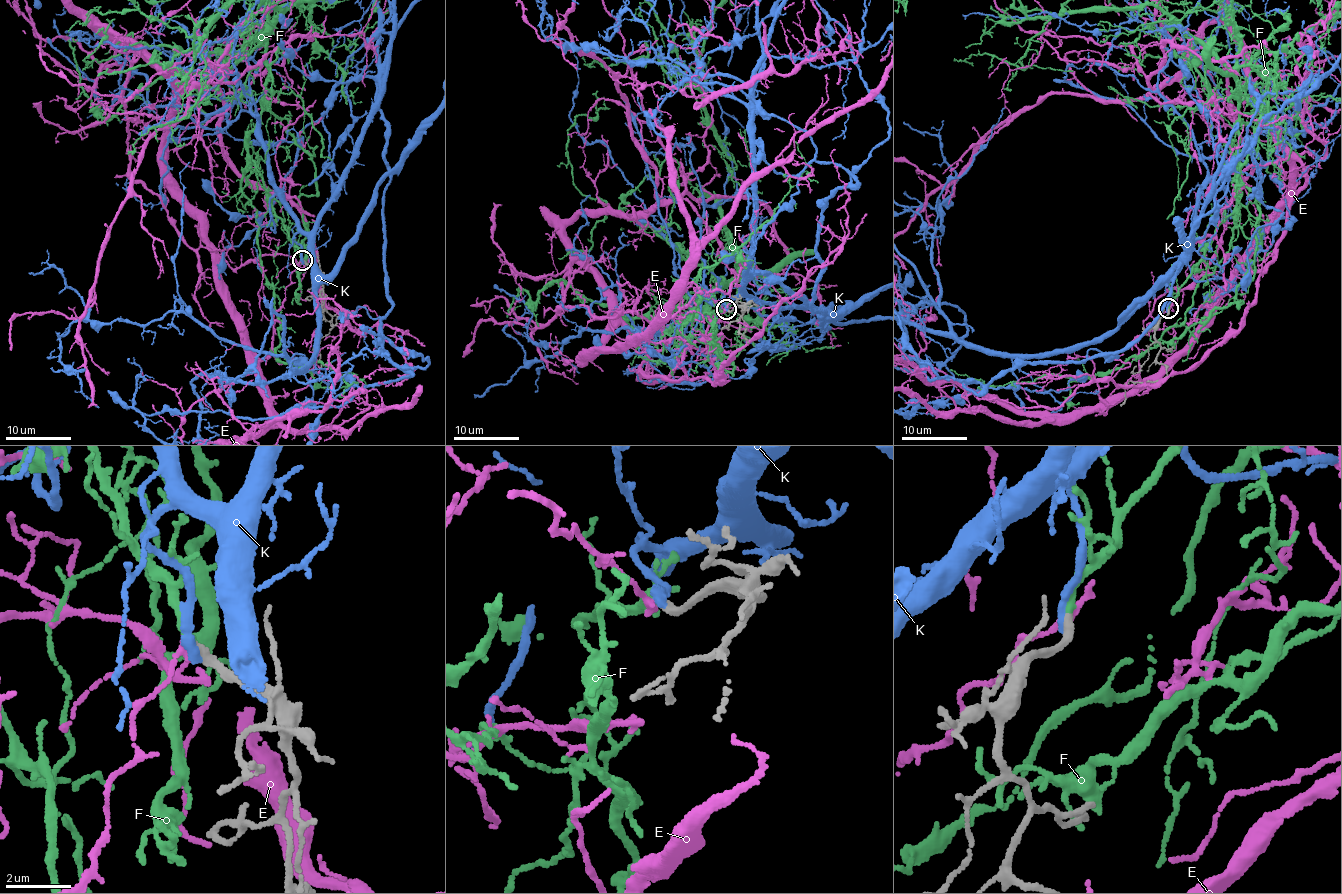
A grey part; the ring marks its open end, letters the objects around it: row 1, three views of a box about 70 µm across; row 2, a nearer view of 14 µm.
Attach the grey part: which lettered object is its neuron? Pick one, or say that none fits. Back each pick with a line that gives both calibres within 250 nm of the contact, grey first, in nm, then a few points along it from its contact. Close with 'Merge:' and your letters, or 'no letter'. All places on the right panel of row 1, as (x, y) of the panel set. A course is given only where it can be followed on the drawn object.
F: 300/260 nm
Merge: F

